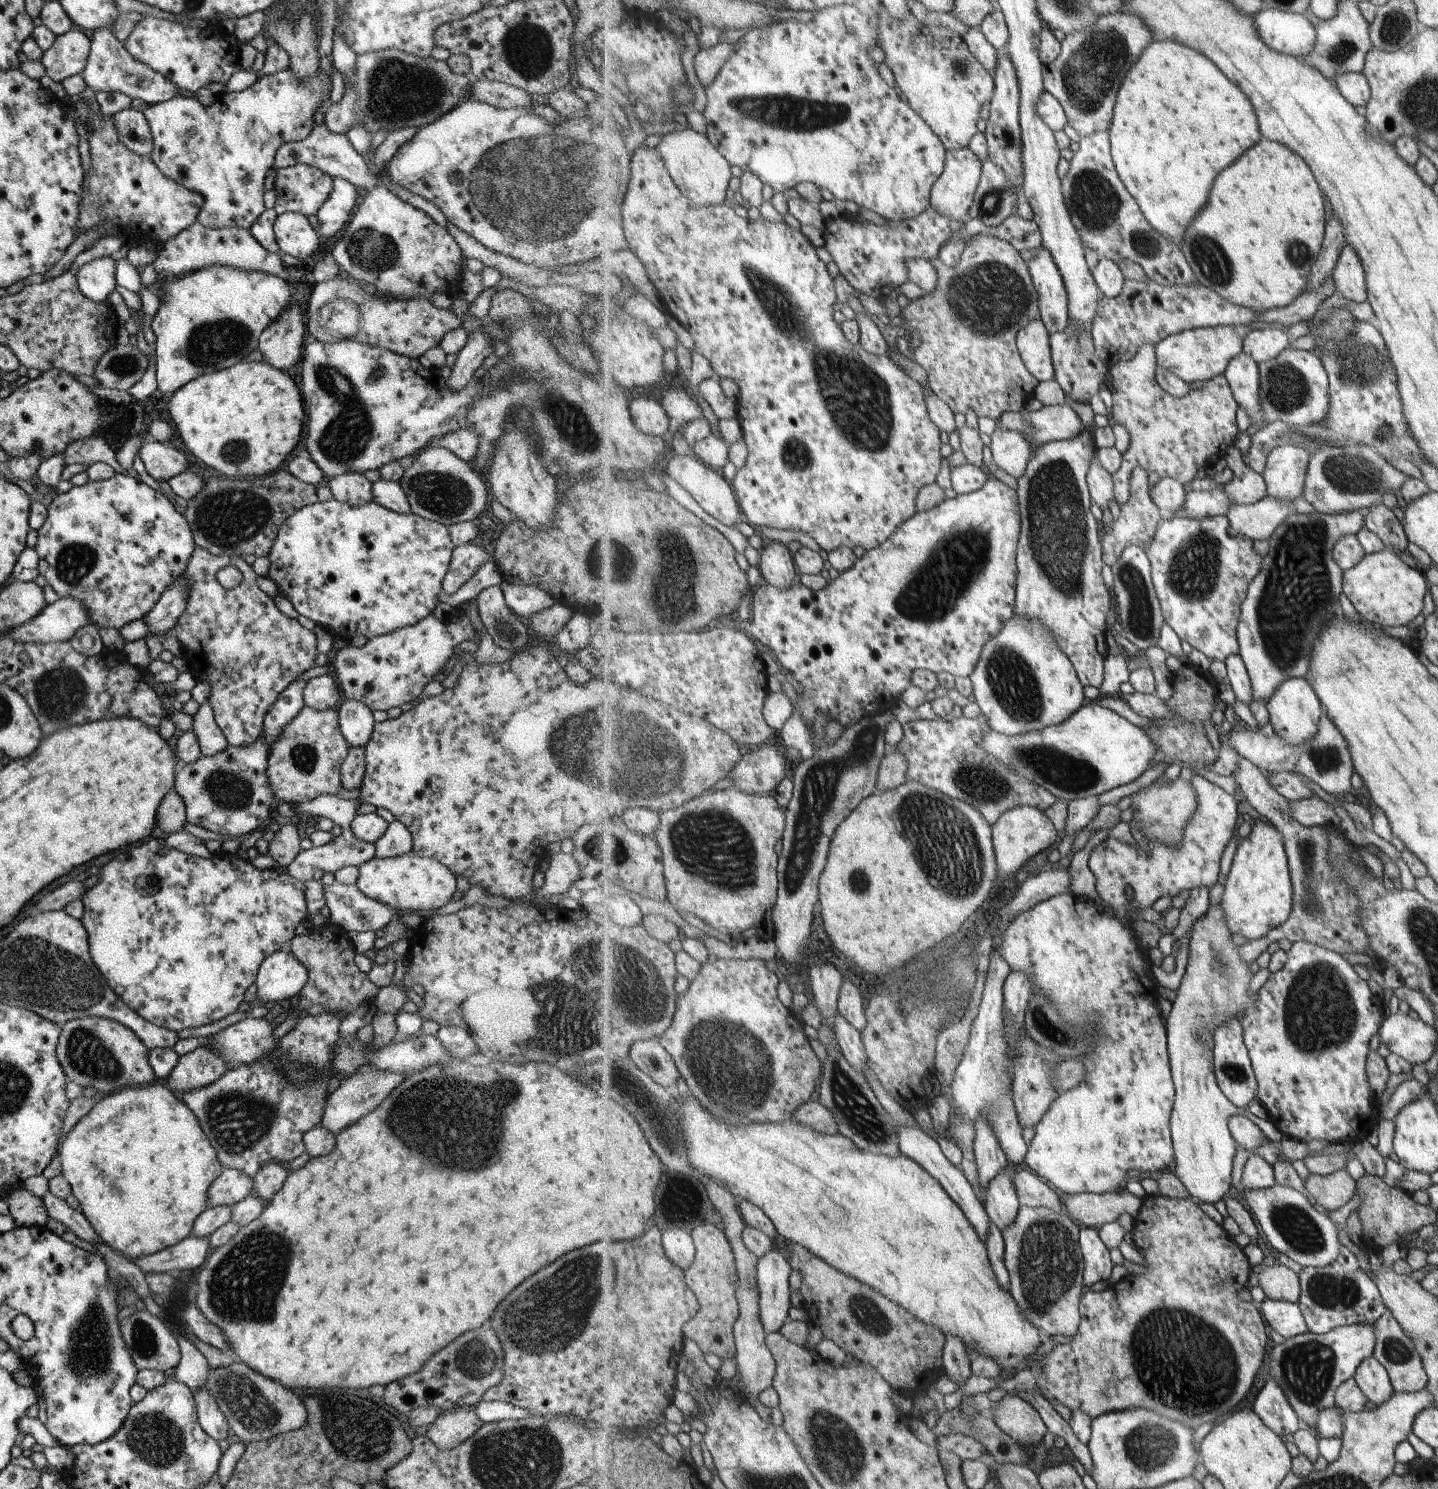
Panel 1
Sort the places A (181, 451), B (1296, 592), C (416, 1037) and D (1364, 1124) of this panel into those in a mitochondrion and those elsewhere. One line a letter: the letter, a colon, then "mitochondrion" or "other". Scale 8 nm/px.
A: other
B: mitochondrion
C: other
D: other

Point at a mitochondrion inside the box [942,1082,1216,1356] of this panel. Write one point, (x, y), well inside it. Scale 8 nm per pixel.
(1047, 1263)

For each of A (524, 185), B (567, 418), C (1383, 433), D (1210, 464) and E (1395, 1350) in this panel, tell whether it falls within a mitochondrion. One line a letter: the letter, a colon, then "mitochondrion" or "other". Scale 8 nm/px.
A: mitochondrion
B: mitochondrion
C: mitochondrion
D: other
E: mitochondrion

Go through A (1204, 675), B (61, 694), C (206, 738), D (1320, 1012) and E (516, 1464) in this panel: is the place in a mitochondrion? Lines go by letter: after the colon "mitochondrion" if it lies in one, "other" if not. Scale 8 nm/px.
A: other
B: mitochondrion
C: other
D: mitochondrion
E: mitochondrion

